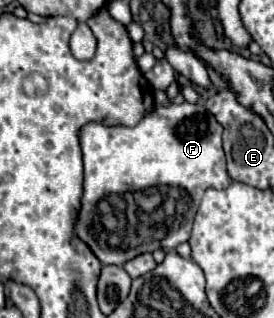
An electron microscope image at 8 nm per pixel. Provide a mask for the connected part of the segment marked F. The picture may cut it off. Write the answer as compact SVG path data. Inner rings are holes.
M185 101L169 107L157 105L153 113L143 117L135 127L105 127L101 123L89 123L81 129L81 149L85 163L85 191L75 233L93 249L103 265L123 265L141 253L175 249L189 239L203 193L209 187L225 189L231 185L221 147L221 125L201 103Z

